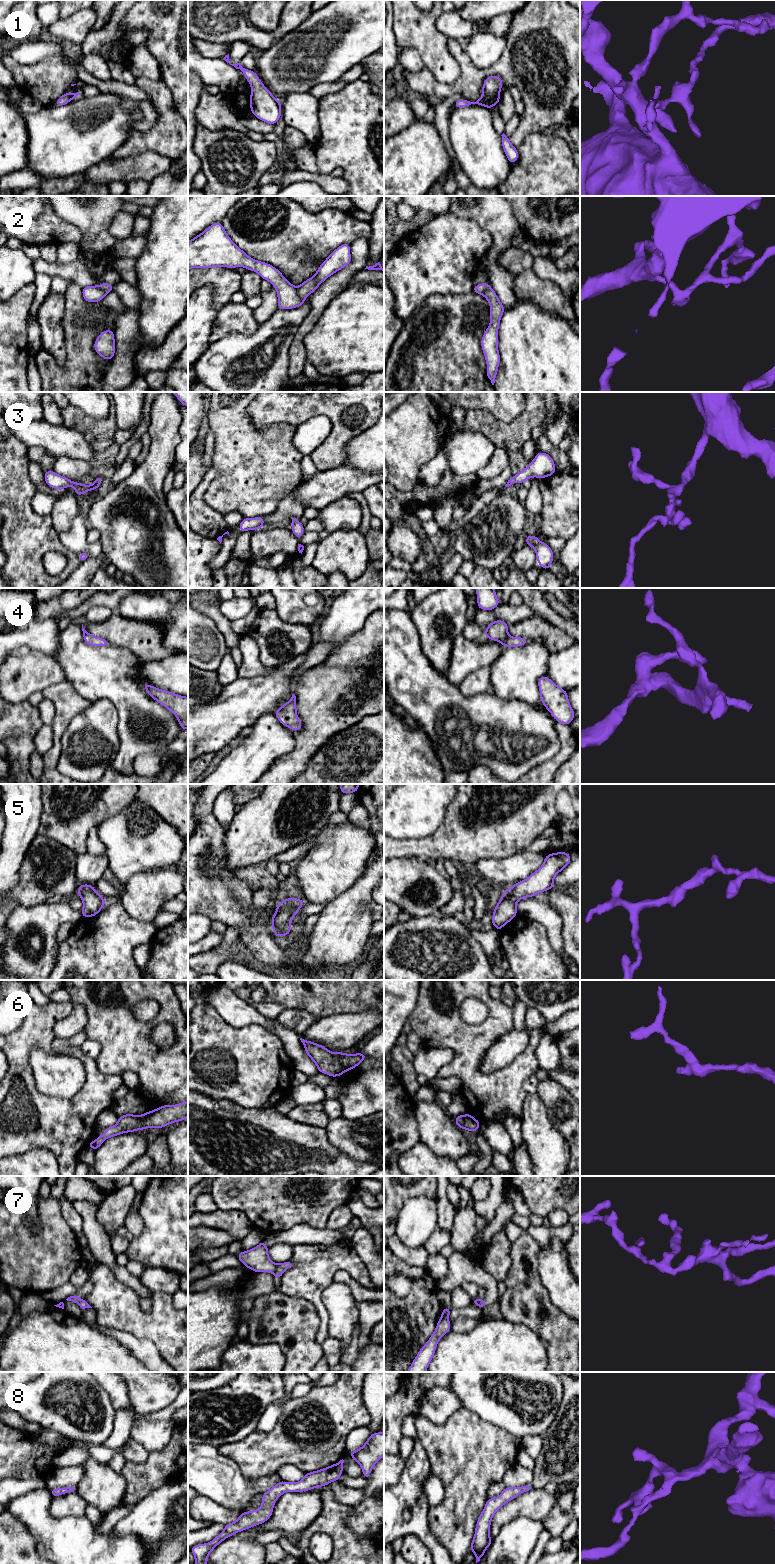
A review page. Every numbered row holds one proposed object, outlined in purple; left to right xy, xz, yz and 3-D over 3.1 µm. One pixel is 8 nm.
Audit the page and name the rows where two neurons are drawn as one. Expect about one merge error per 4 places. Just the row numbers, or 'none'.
2, 7

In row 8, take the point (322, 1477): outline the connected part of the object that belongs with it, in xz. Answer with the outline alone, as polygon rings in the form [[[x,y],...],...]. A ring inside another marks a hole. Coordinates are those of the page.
[[[342,1459],[324,1469],[305,1473],[304,1478],[299,1482],[292,1483],[280,1480],[275,1486],[262,1494],[262,1504],[259,1510],[242,1512],[235,1522],[224,1525],[224,1530],[211,1542],[191,1547],[190,1550],[195,1557],[195,1564],[207,1564],[208,1555],[217,1545],[231,1535],[266,1522],[272,1516],[275,1502],[285,1492],[304,1492],[338,1481],[343,1474],[343,1463],[344,1460]]]

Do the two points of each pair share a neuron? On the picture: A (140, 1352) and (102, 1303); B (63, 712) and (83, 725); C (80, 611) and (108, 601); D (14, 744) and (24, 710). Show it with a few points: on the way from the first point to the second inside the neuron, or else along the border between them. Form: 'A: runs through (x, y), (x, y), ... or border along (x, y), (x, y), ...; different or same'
A: border along (101, 1326), (123, 1330), (139, 1338), (147, 1338); different
B: border along (91, 704), (73, 718), (65, 730), (62, 740); different
C: runs through (87, 605), (92, 601), (101, 601); same
D: runs through (16, 736), (16, 725), (23, 718); same

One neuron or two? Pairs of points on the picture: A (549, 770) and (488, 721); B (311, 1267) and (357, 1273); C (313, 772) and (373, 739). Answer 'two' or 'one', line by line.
A: two
B: one
C: one

